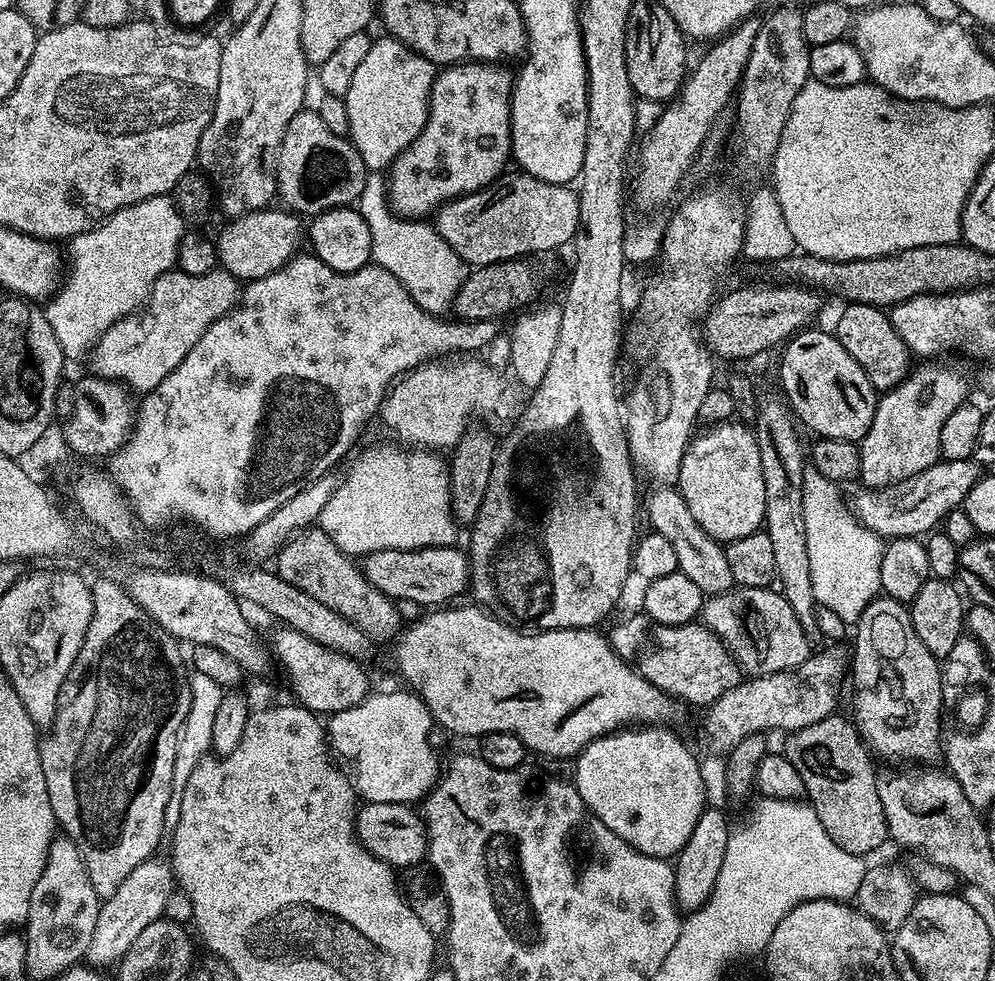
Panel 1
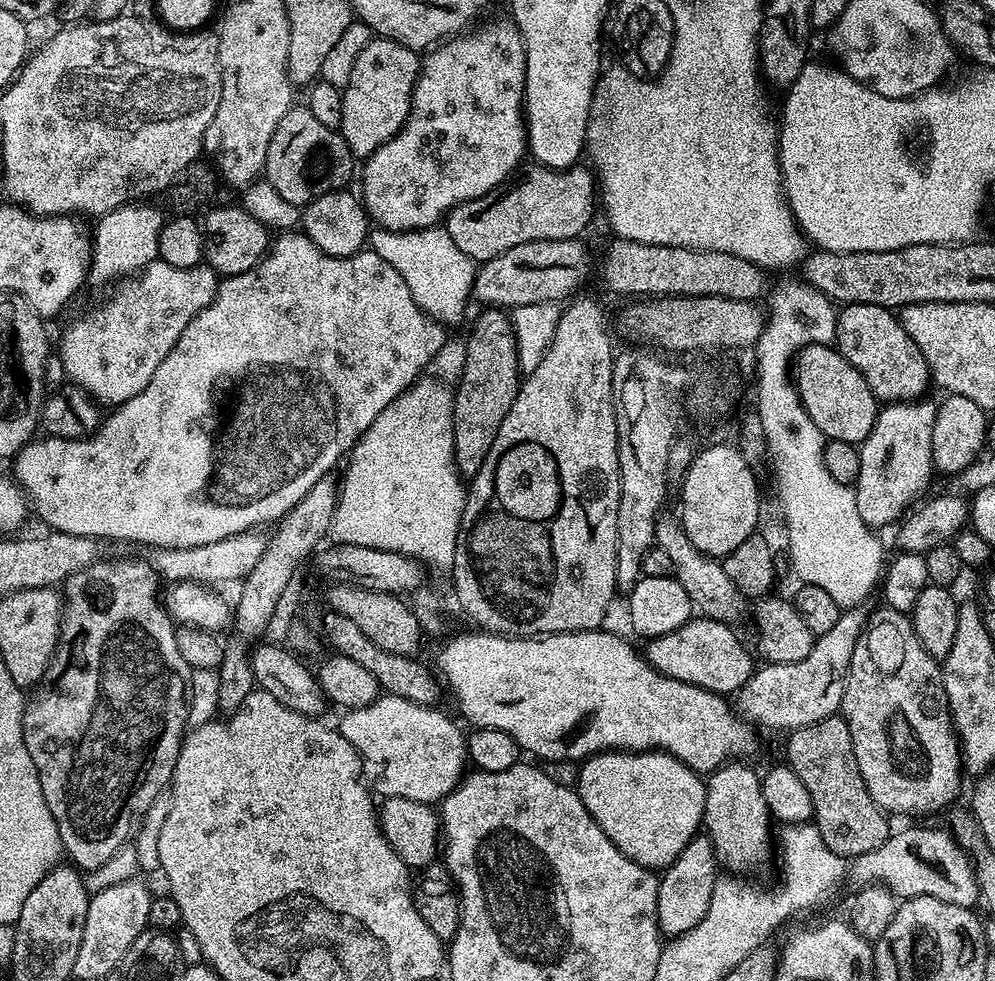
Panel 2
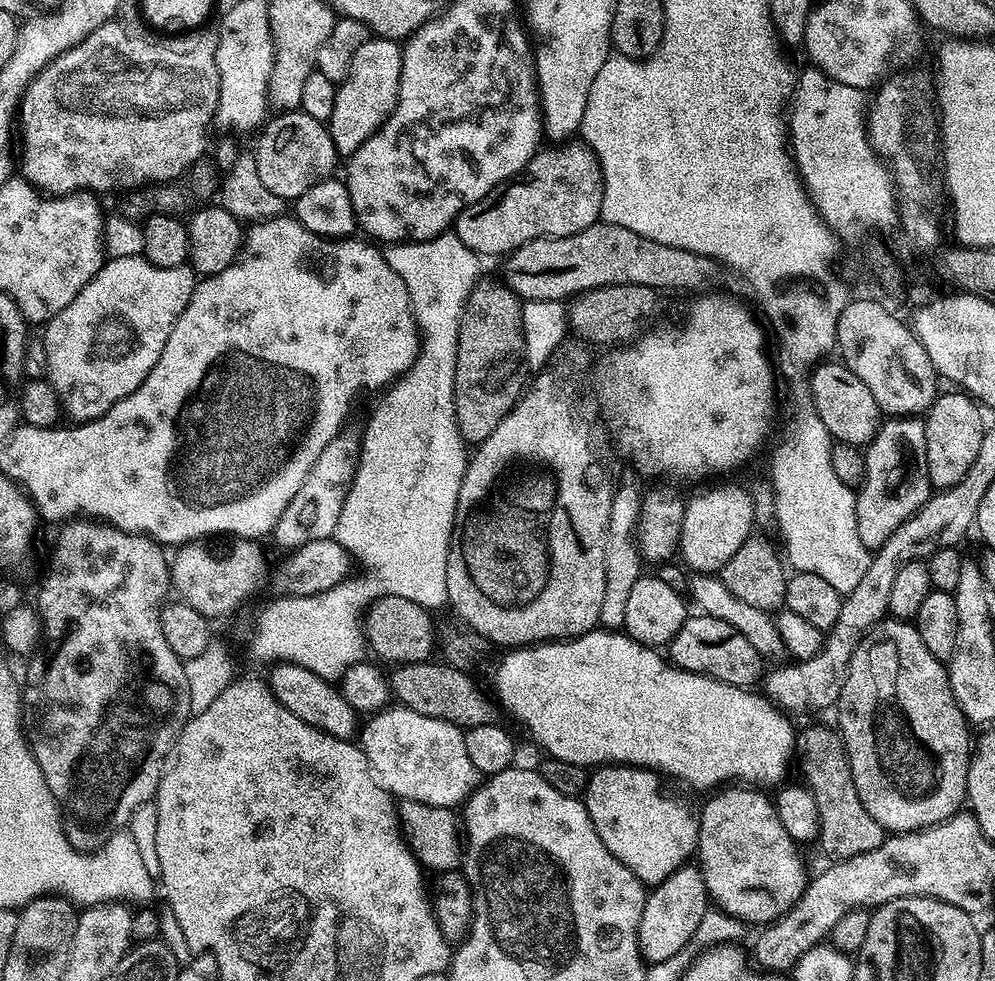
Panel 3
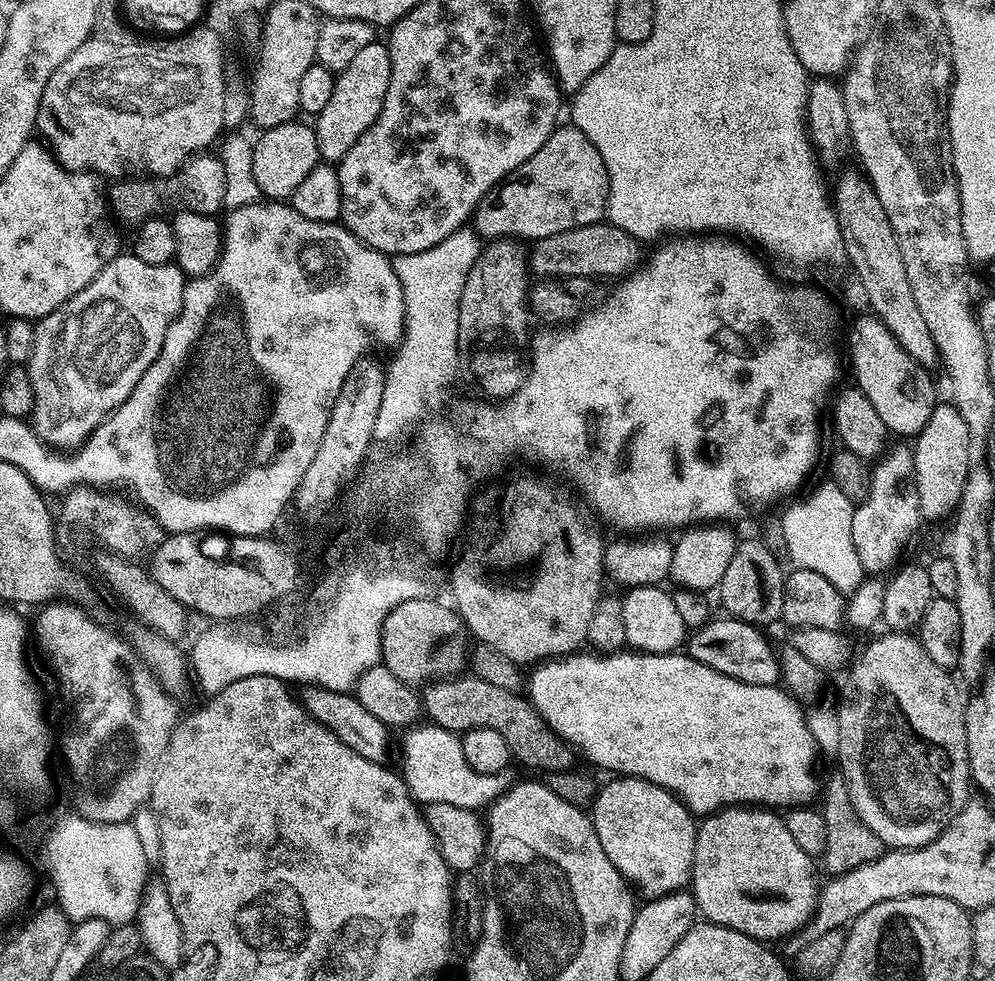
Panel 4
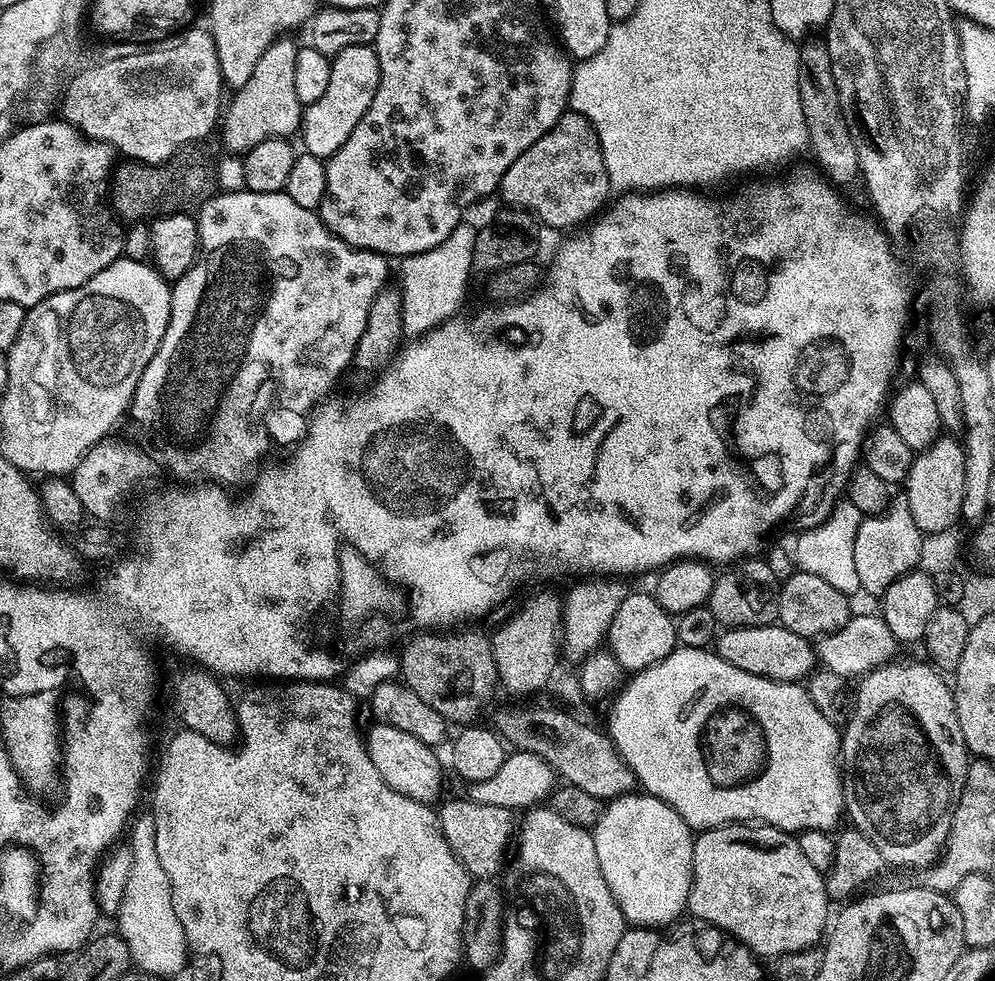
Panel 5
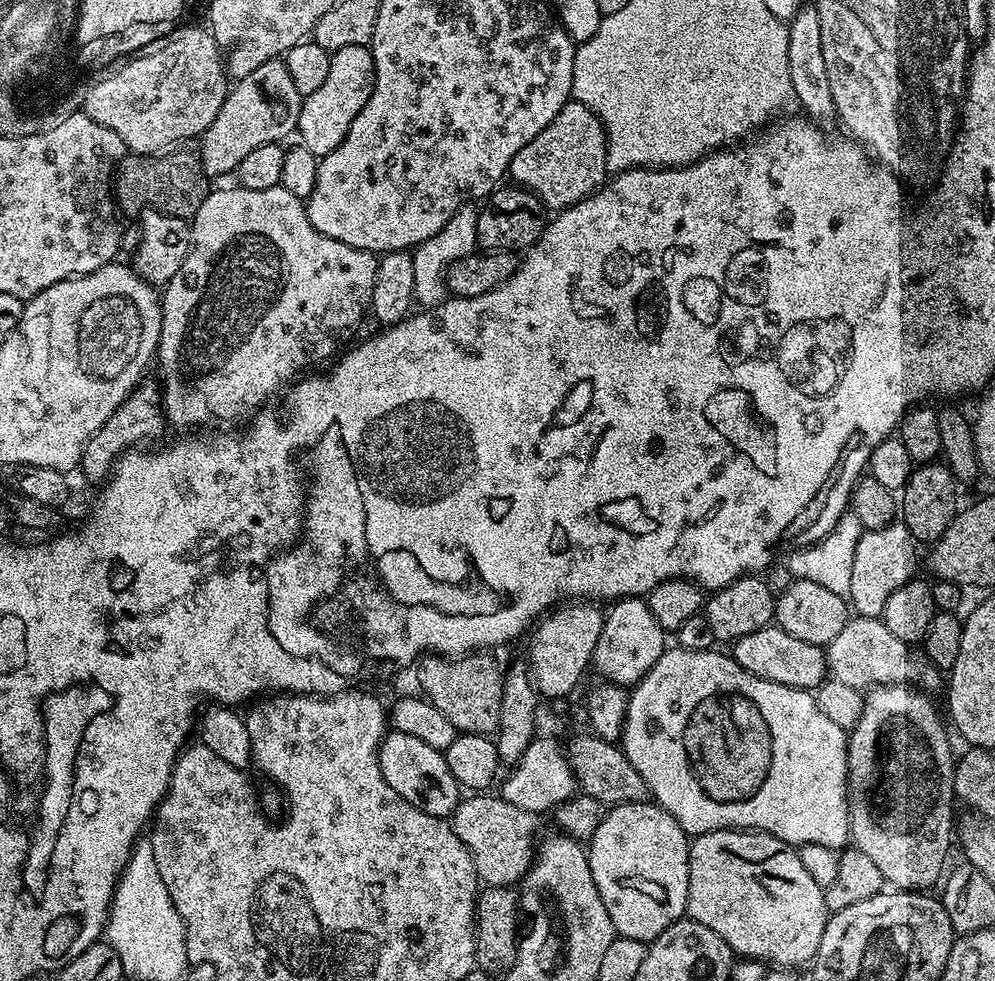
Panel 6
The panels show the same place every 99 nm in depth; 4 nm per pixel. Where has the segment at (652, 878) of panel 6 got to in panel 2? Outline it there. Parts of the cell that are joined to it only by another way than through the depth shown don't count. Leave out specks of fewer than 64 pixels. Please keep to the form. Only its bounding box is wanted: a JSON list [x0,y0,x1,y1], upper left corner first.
[574,750,708,870]

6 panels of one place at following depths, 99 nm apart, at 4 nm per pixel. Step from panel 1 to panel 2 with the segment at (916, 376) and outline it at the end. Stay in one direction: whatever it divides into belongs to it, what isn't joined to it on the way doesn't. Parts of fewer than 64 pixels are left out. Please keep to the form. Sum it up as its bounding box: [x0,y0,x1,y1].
[854,398,936,530]

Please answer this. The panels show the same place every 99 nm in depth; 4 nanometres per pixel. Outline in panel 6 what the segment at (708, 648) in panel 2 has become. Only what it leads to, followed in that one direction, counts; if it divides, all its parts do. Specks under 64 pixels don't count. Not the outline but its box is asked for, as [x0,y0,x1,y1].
[730,626,829,690]

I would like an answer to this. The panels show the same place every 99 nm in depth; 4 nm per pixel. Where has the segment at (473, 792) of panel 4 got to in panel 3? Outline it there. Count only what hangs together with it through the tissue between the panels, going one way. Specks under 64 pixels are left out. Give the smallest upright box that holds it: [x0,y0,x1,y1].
[362,706,478,809]

